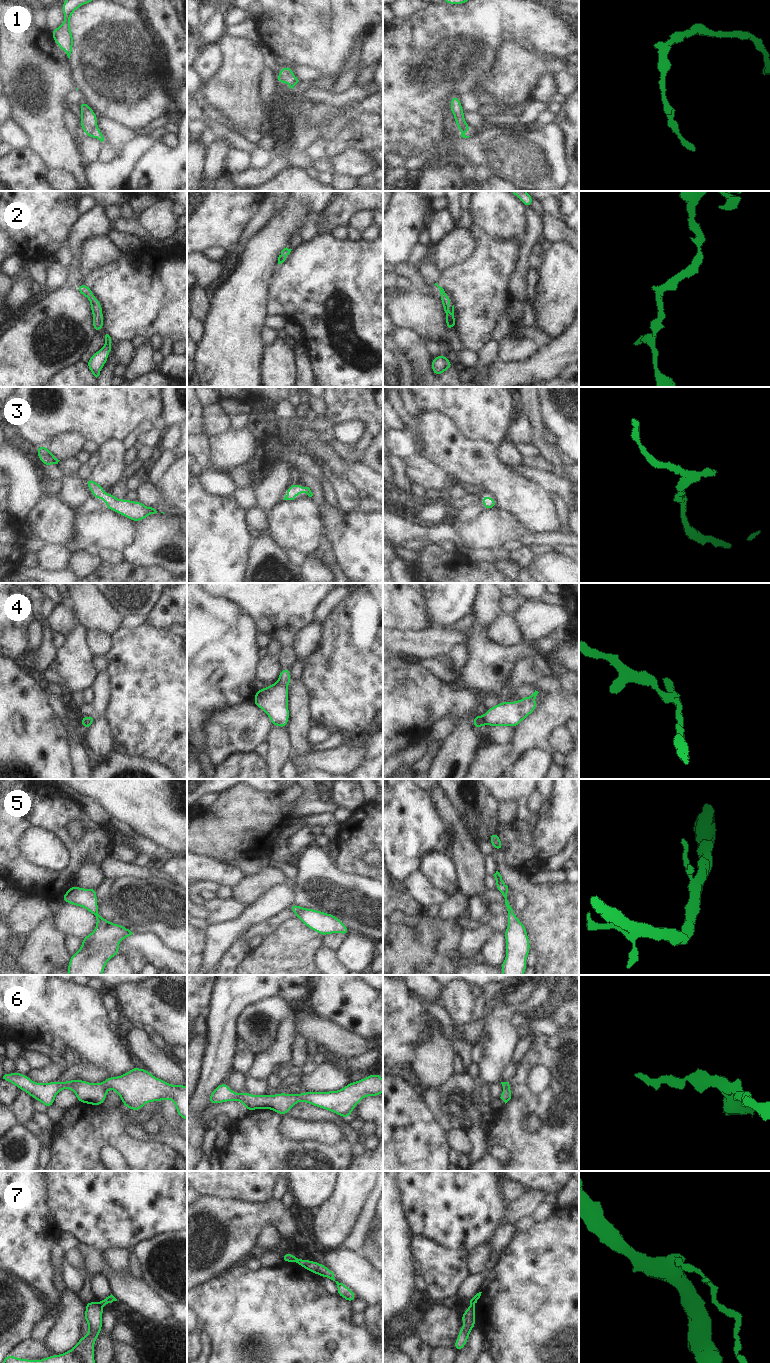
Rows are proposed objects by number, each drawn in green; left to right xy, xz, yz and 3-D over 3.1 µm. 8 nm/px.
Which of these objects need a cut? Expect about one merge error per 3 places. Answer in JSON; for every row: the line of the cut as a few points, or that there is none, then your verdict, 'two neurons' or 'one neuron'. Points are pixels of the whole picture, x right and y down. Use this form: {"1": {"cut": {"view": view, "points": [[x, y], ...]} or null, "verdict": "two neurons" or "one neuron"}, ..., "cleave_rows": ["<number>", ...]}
{"1": {"cut": null, "verdict": "one neuron"}, "2": {"cut": null, "verdict": "one neuron"}, "3": {"cut": null, "verdict": "one neuron"}, "4": {"cut": null, "verdict": "one neuron"}, "5": {"cut": null, "verdict": "one neuron"}, "6": {"cut": null, "verdict": "one neuron"}, "7": {"cut": {"view": "yz", "points": [[470, 1305], [474, 1308]]}, "verdict": "two neurons"}, "cleave_rows": ["7"]}

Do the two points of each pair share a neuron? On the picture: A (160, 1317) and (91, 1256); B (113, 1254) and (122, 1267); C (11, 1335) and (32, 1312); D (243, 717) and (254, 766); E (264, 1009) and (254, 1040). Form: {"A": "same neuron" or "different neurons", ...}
{"A": "same neuron", "B": "same neuron", "C": "same neuron", "D": "different neurons", "E": "same neuron"}

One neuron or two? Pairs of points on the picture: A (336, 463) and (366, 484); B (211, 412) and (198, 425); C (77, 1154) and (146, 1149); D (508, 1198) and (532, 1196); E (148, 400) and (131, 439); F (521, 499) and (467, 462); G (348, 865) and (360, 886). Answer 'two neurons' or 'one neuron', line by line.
A: one neuron
B: two neurons
C: one neuron
D: two neurons
E: two neurons
F: one neuron
G: two neurons

